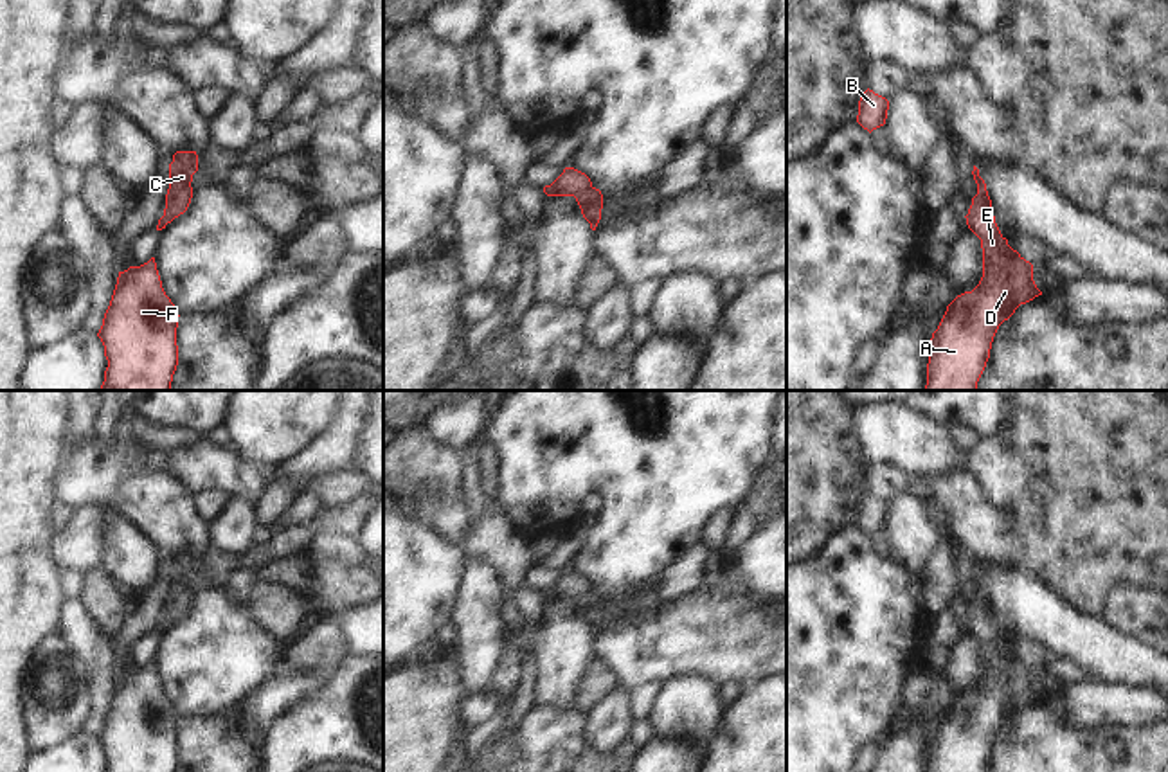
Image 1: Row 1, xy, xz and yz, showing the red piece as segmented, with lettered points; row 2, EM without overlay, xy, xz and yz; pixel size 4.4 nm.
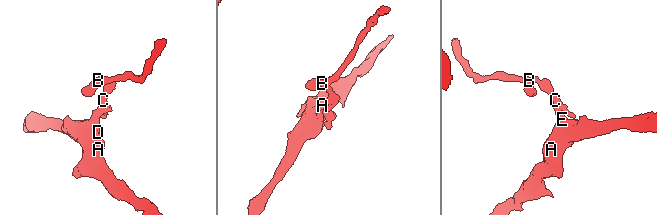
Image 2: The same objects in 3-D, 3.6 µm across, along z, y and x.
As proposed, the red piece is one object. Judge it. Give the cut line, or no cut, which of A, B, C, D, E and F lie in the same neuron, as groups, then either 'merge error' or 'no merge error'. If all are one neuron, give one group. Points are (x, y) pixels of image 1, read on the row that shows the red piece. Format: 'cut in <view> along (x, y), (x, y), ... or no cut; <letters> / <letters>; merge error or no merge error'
no cut; A B C D E F; no merge error

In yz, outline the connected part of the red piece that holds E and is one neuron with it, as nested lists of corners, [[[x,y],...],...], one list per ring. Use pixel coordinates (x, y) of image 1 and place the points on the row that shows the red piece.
[[[975,166],[972,175],[977,194],[965,218],[981,239],[983,277],[972,292],[957,295],[947,306],[932,333],[923,390],[975,390],[999,326],[1020,304],[1042,295],[1033,281],[1033,265],[1001,234],[986,184]]]

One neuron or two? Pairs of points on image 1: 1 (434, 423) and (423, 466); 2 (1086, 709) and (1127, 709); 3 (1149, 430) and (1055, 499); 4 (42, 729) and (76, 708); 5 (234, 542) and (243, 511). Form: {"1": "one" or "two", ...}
{"1": "two", "2": "one", "3": "one", "4": "one", "5": "one"}

